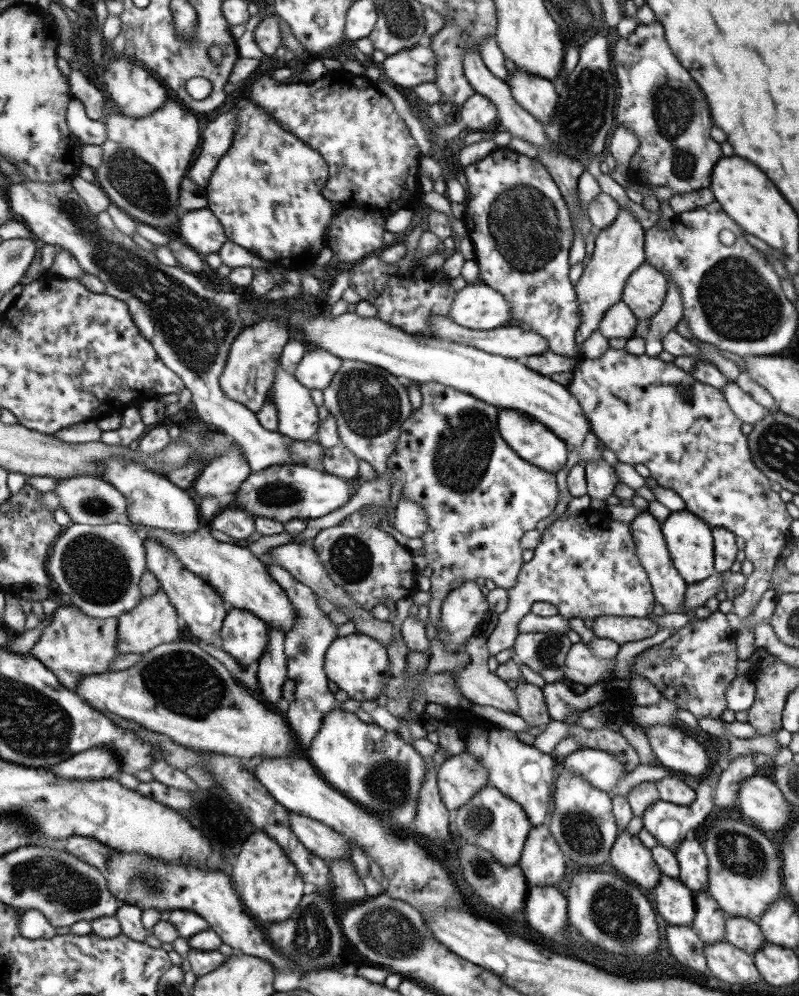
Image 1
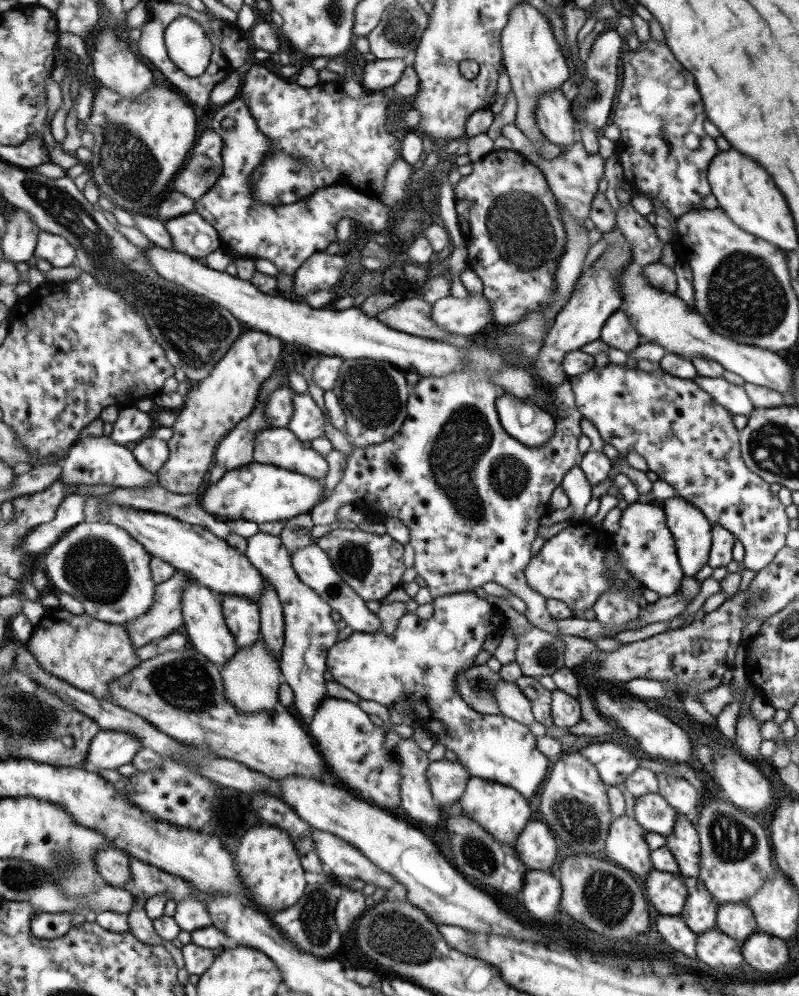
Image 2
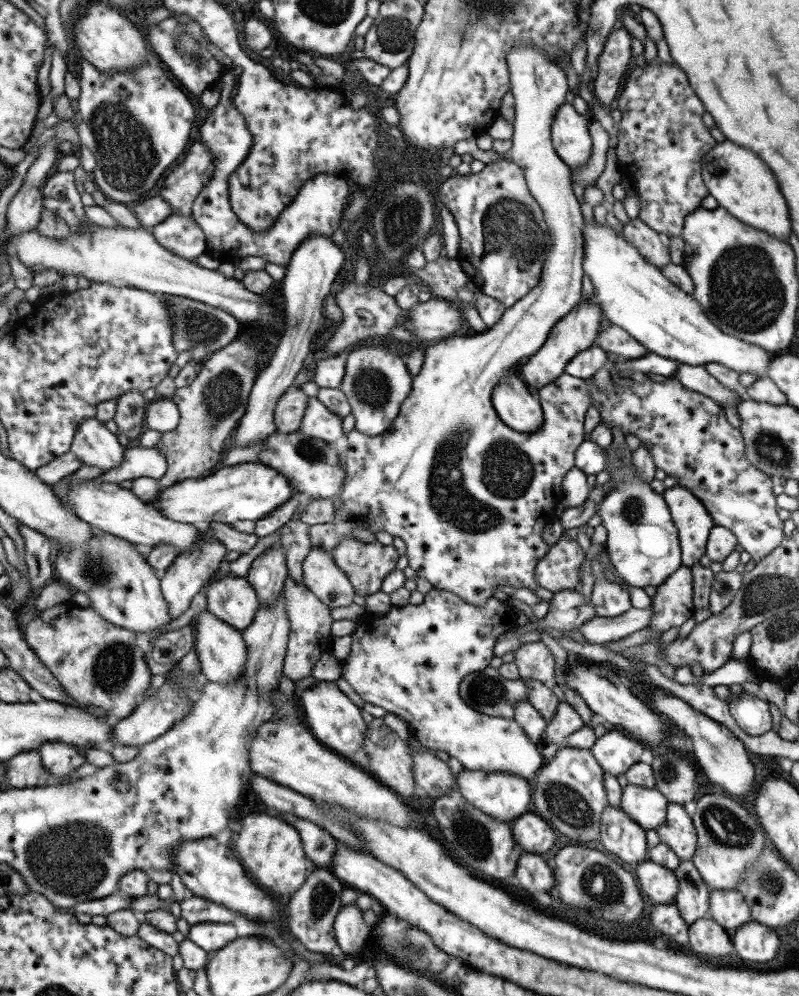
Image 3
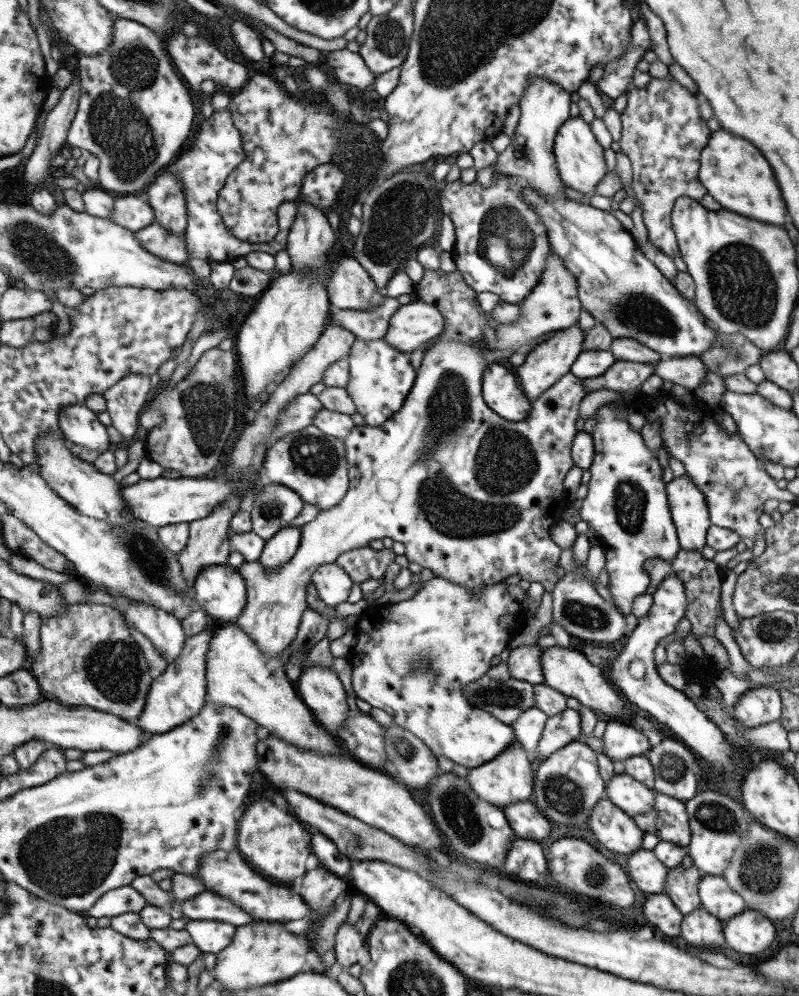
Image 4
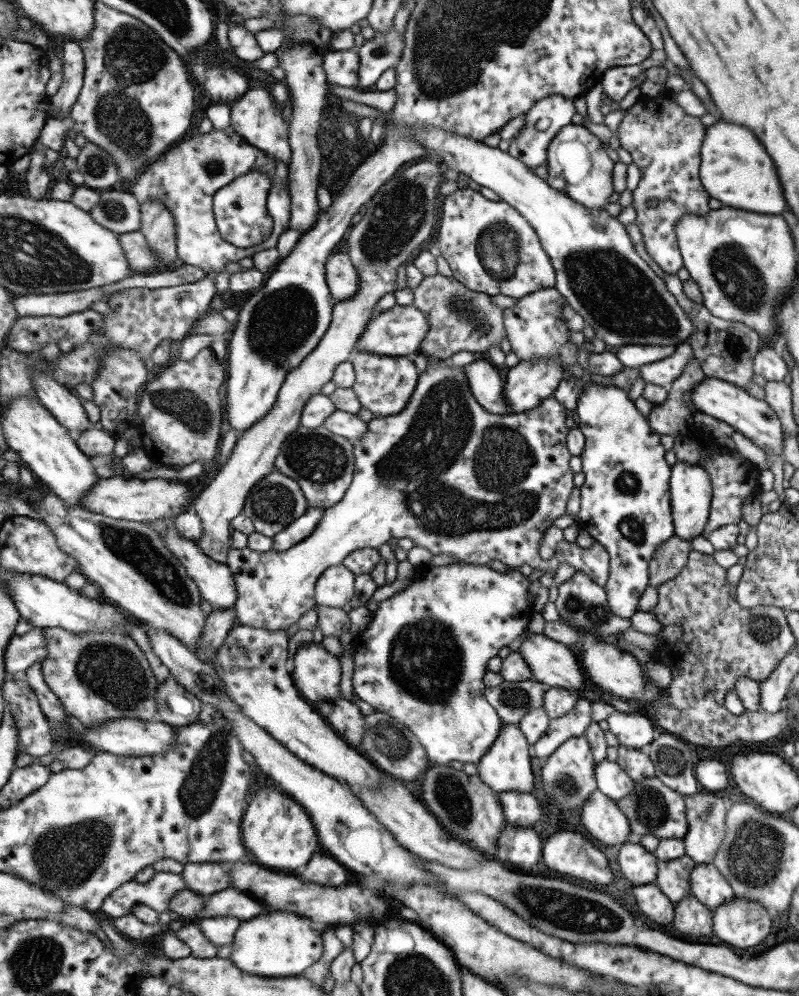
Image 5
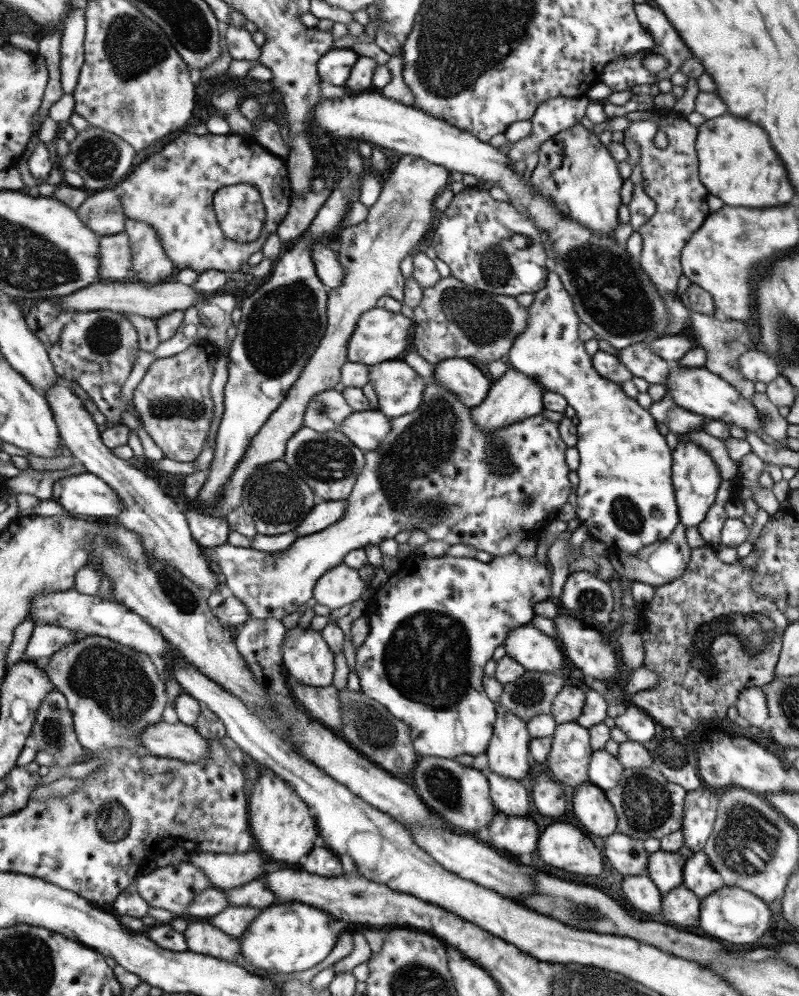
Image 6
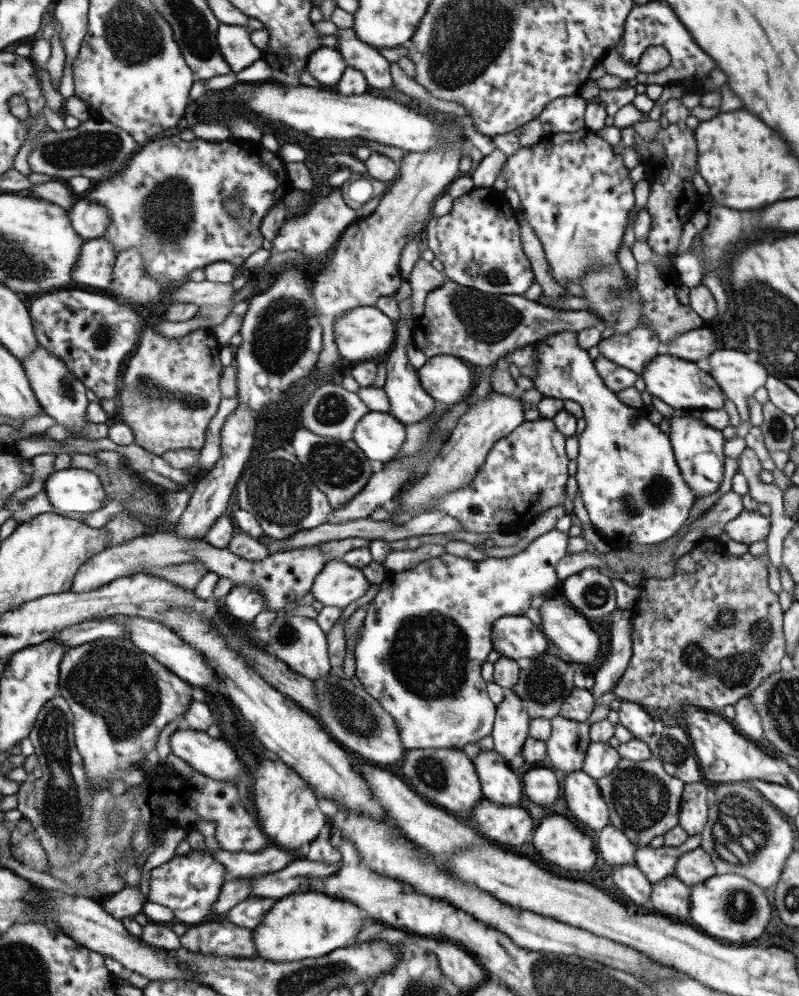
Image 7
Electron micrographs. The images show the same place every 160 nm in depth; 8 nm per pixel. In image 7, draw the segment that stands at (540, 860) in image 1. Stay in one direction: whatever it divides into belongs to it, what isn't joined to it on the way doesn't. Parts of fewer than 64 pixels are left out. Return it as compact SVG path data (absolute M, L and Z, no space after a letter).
M480 750L472 763L480 782L481 795L486 800L499 805L519 804L522 789L519 778L499 753Z

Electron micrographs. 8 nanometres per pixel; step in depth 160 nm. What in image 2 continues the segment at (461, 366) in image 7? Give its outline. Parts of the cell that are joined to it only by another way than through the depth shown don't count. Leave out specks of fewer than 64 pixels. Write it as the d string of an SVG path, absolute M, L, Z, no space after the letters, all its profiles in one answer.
M499 393L494 405L502 429L521 444L538 447L552 435L554 418L535 403Z

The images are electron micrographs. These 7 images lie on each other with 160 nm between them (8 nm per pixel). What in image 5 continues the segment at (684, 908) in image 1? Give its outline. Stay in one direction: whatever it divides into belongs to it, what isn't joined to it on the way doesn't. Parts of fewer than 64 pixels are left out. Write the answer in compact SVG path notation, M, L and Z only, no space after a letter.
M627 840L615 848L621 874L633 884L653 883L656 877L656 858L636 840Z

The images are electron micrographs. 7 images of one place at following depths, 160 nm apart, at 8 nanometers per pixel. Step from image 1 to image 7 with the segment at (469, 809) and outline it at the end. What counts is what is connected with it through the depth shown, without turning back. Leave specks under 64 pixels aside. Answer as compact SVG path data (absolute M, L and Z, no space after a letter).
M505 690L503 700L496 705L492 731L489 734L492 738L493 750L500 754L503 762L508 764L512 771L523 766L524 760L520 755L520 750L528 736L528 724L530 721L527 711L521 706L521 701L513 691Z

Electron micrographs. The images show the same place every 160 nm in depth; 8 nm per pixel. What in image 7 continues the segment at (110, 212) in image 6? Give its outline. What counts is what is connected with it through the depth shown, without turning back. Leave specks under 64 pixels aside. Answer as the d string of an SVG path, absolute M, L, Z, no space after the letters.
M88 197L75 203L70 210L70 219L78 235L85 241L103 237L112 225L109 209Z

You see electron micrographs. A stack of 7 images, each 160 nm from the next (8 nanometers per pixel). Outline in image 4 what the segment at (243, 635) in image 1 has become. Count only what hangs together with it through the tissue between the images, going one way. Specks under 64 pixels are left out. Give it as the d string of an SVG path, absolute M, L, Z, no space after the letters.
M215 565L200 571L192 588L196 607L213 618L234 623L248 599L245 583L237 568Z

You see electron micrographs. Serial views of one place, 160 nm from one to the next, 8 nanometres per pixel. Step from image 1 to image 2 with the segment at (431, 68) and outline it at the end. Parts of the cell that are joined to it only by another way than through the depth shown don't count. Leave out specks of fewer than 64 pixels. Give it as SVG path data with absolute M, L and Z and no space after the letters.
M403 59L373 60L363 63L363 78L361 84L370 91L379 92L382 88L393 86L403 70L407 68Z

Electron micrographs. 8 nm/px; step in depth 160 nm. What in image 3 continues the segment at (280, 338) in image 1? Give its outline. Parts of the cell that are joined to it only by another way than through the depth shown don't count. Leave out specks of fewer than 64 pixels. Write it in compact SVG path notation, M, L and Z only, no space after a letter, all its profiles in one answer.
M251 339L249 343L227 343L201 362L195 379L190 384L173 391L170 399L178 410L177 426L161 433L154 446L166 457L165 474L157 480L159 488L170 487L179 481L205 477L220 461L225 441L243 416L251 385L256 374L260 372L257 362L263 354L263 345L263 340L255 339Z

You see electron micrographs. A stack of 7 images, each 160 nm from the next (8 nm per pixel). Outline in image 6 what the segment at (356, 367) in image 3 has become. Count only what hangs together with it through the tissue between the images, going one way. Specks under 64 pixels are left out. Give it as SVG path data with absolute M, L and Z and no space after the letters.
M403 358L368 365L368 382L377 397L377 410L388 419L415 411L426 385Z

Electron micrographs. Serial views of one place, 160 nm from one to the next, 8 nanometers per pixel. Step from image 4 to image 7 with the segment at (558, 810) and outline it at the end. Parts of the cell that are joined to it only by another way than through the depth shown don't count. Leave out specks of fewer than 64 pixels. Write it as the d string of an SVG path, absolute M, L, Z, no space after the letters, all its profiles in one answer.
M562 716L550 718L550 735L546 744L545 763L554 771L573 772L579 770L590 743L588 723L575 722Z

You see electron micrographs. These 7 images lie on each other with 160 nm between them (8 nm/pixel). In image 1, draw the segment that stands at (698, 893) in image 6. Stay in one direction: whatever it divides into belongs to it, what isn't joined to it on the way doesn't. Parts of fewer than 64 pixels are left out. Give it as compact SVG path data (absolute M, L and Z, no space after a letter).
M731 916L725 919L723 940L750 955L765 942L757 922L745 917Z

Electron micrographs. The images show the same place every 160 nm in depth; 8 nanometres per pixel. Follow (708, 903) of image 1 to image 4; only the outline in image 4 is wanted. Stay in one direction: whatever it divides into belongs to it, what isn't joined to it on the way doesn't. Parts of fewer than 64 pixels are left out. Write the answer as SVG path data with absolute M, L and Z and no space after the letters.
M687 855L677 866L668 868L662 892L671 899L682 916L700 906L697 881L701 875Z

